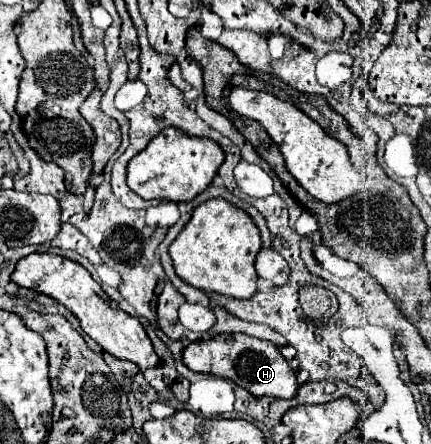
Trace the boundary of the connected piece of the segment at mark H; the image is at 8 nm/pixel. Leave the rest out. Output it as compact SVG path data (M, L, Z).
M219 334L209 340L199 340L183 350L183 362L193 372L213 374L235 382L253 396L293 398L299 390L297 376L289 362L281 356L279 348L267 340L259 340L245 334Z

